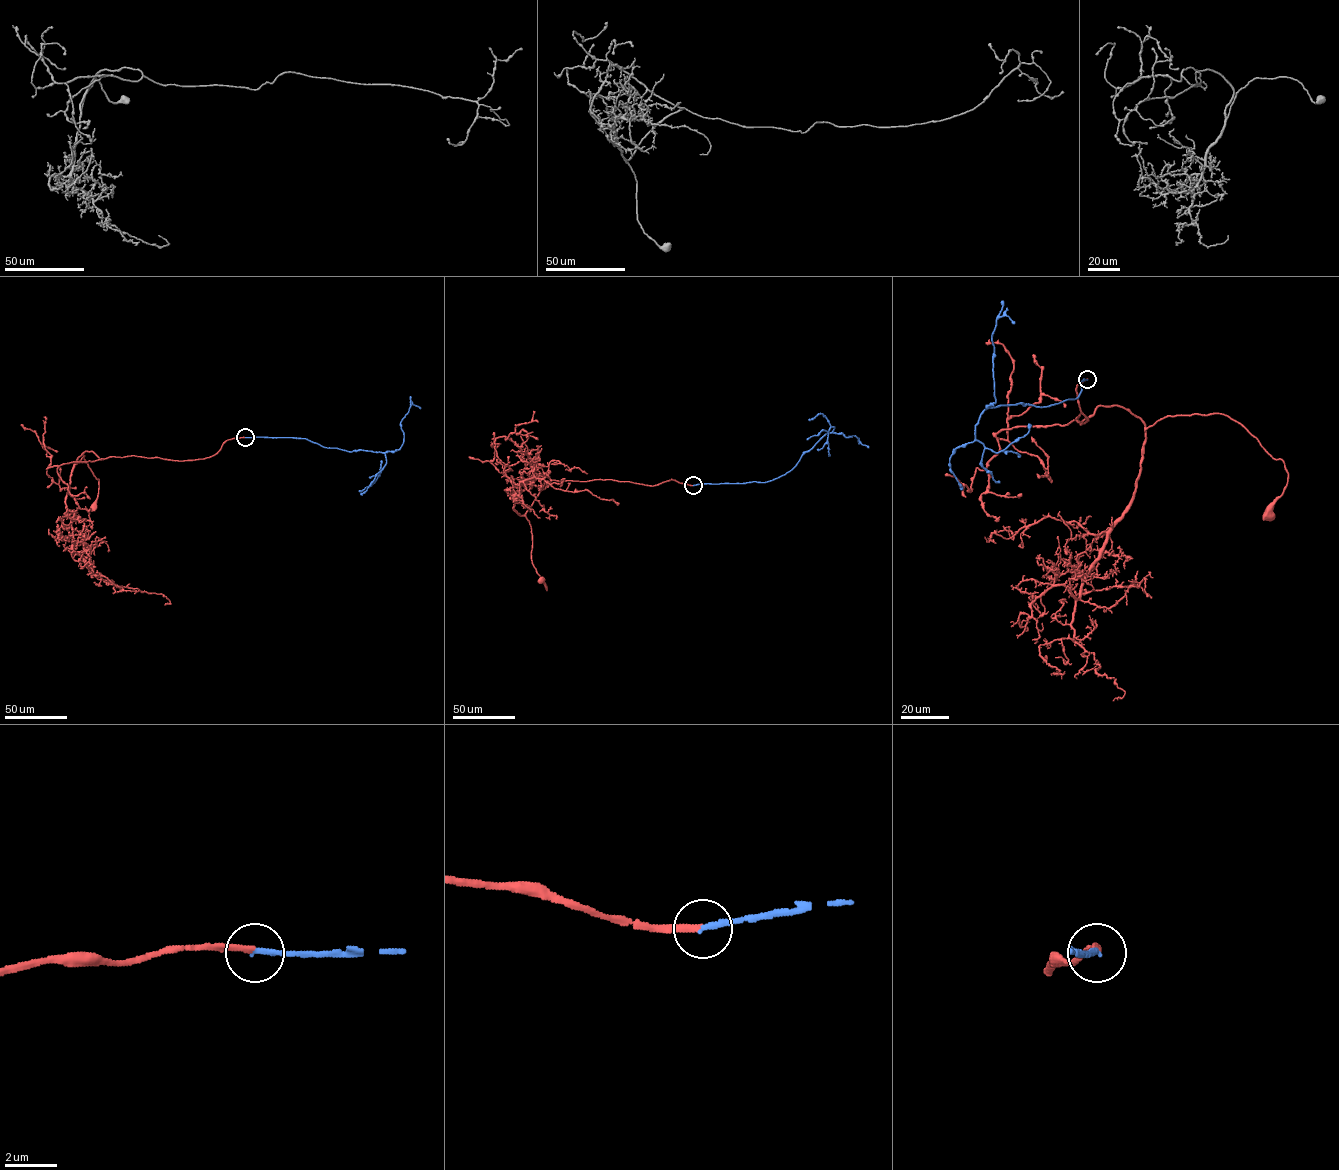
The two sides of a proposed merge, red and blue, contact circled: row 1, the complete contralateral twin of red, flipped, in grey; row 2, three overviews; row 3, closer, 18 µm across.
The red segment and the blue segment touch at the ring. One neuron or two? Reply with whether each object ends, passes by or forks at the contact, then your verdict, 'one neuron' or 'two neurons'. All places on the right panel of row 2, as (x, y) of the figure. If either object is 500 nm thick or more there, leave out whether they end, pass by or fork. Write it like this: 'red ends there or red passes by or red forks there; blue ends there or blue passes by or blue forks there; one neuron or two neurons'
red ends there; blue ends there; one neuron

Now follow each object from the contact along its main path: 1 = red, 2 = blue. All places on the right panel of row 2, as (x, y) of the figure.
1: (1087, 379), (1080, 424), (1116, 406), (1145, 428), (1216, 413), (1242, 425), (1288, 474), (1268, 514)
2: (1087, 379), (1080, 382), (1075, 399), (1042, 407), (986, 408), (995, 398), (996, 320), (1007, 315), (1013, 323)

